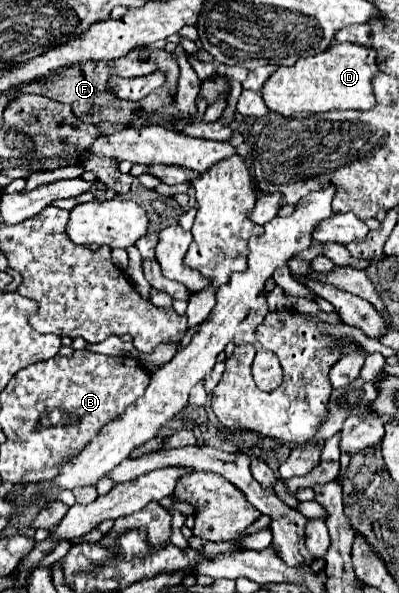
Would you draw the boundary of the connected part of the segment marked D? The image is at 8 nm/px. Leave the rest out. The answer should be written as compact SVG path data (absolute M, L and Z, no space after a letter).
M332 43L326 51L298 59L292 67L278 67L262 87L262 99L270 111L292 115L298 111L324 113L332 109L370 109L376 99L370 79L378 73L376 51L350 43Z

